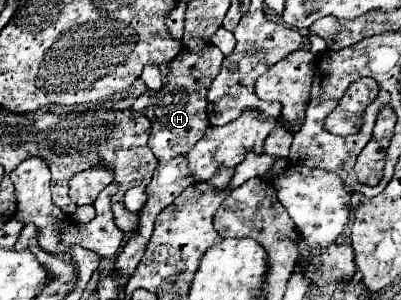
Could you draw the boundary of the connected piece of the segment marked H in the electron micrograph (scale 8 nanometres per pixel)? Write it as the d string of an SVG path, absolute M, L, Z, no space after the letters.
M207 44L199 52L189 52L181 50L173 62L169 62L169 74L165 78L165 84L161 90L153 92L149 98L149 104L145 108L145 116L153 122L151 124L151 136L149 136L149 148L159 160L157 170L153 172L153 180L147 186L147 204L139 212L139 228L137 232L131 234L129 242L121 248L115 260L115 272L121 274L121 284L127 282L127 278L133 274L137 268L137 262L143 258L143 250L151 238L153 232L153 222L155 216L167 208L189 184L193 184L193 172L187 164L187 154L189 150L197 144L197 140L203 138L205 130L209 128L209 118L207 118L207 90L215 76L221 70L223 54L217 46Z

